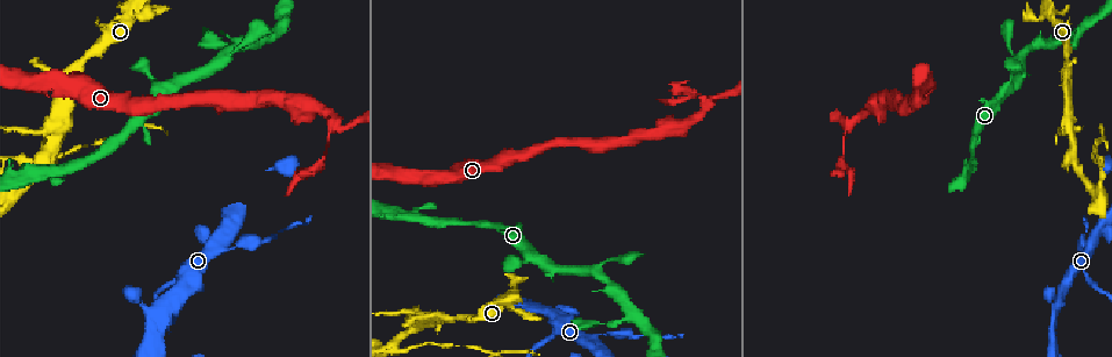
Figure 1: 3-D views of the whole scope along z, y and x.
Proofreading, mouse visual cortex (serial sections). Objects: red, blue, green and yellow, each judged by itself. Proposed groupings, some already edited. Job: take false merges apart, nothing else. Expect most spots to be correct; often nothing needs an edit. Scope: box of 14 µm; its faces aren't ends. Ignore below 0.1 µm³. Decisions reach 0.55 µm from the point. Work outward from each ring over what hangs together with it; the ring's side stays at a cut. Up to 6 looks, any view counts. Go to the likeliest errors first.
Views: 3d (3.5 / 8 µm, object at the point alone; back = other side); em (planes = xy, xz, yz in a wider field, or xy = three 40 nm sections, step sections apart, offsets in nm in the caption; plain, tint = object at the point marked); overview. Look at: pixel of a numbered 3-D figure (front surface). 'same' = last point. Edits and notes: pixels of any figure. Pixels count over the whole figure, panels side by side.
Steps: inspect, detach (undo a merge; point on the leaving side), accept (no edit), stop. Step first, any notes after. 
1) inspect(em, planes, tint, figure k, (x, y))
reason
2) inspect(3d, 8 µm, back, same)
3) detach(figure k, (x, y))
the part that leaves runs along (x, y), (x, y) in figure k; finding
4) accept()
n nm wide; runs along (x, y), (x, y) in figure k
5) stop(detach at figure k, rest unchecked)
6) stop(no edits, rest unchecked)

inspect(3d, 3.5 µm, figure 1, (231, 248))
a narrow waist

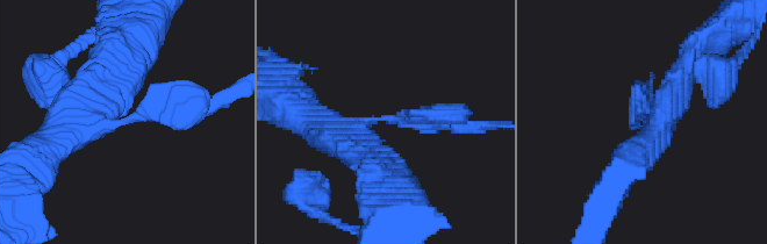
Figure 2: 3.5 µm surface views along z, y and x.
inspect(em, xy, step 5, tint, figure 2, (387, 122))

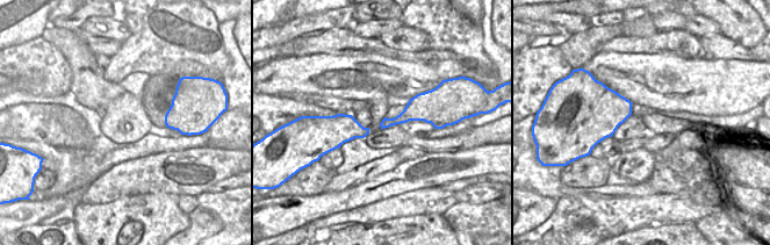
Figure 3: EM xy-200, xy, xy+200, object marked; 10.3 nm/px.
accept()
runs along (56, 143), (85, 126), (199, 108) in figure 2; all the same cell

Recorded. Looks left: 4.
inspect(3d, 8 µm, figure 1, (539, 308))
three-way junction

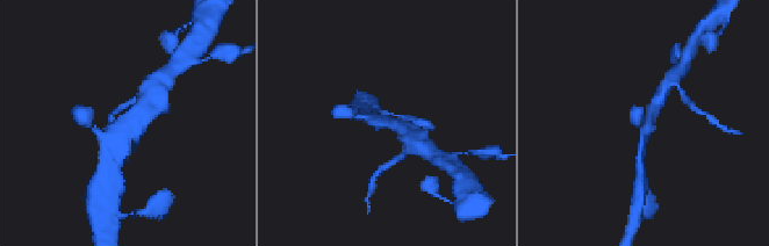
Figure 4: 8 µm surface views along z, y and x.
inspect(em, planes, tint, figure 4, (384, 120))

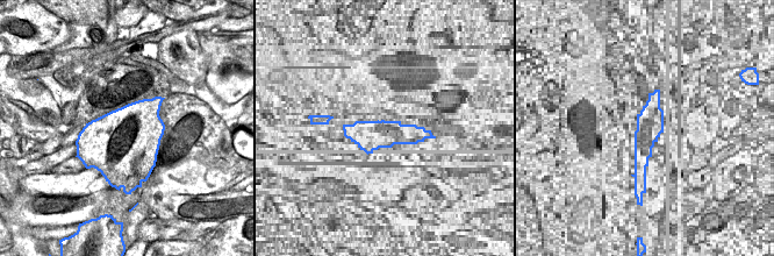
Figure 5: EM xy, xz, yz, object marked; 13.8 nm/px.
accept()
runs along (144, 106), (120, 135), (110, 160) in figure 4; one cell here

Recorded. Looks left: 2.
inspect(3d, 3.5 µm, figure 1, (850, 120))
three-way junction

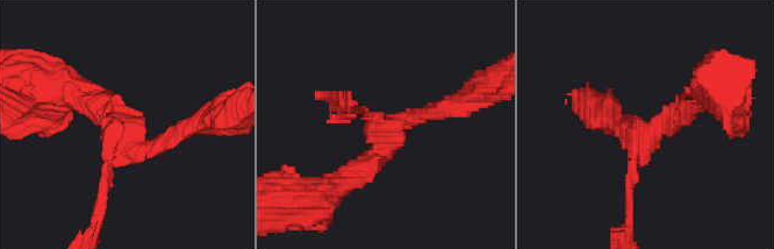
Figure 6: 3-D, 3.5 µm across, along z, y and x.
inspect(em, planes, tint, figure 6, (384, 131))

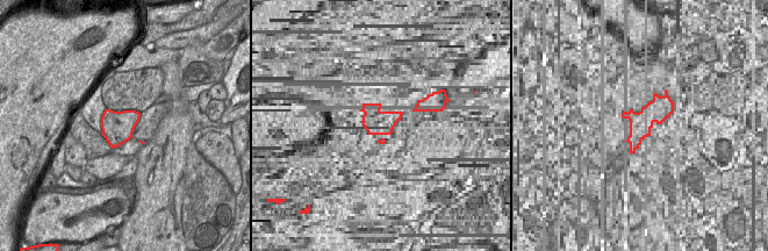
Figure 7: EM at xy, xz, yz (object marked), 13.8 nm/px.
accept()
runs along (700, 100), (635, 150), (629, 200) in figure 6; all the same cell

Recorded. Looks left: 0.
stop(no edits, rest unchecked)

